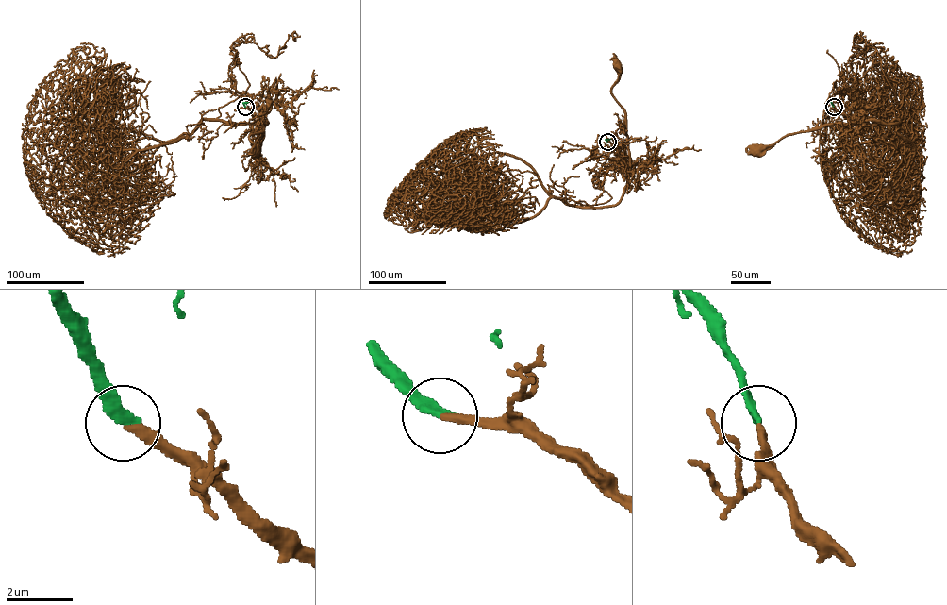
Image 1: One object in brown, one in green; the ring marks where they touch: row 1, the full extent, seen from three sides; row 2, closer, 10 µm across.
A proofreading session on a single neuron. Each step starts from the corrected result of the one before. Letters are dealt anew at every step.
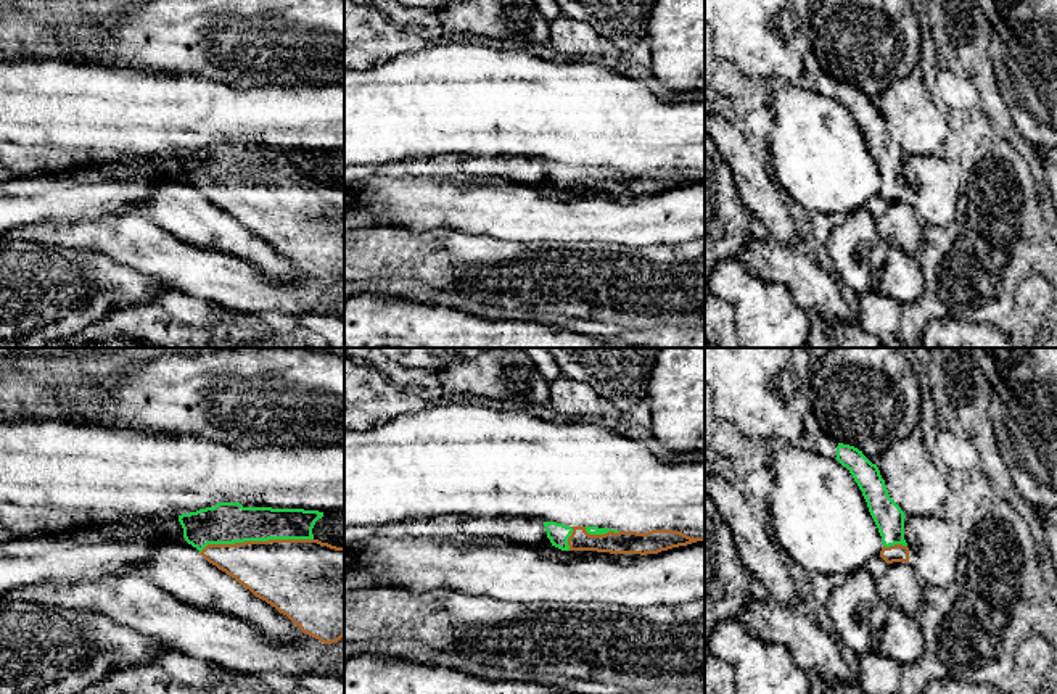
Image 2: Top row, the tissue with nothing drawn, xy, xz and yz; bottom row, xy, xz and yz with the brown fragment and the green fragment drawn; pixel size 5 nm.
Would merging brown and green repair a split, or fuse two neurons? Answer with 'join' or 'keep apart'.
join

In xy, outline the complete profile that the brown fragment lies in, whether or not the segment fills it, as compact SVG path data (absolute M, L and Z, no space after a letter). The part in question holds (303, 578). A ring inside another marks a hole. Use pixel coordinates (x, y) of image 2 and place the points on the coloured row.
M217 502L214 507L182 514L179 522L185 541L209 564L286 615L302 633L331 644L344 636L344 547L314 538L312 528L322 517L319 510Z

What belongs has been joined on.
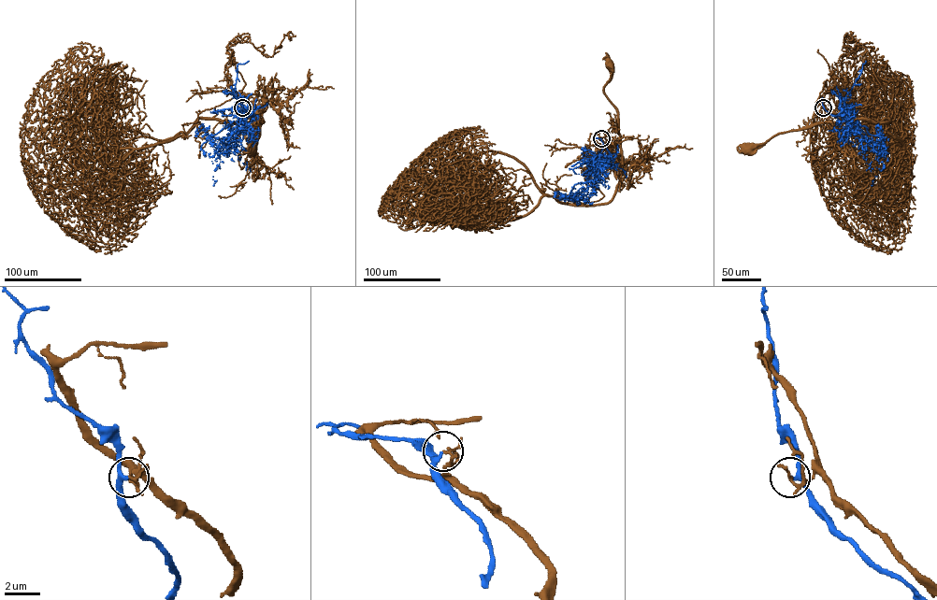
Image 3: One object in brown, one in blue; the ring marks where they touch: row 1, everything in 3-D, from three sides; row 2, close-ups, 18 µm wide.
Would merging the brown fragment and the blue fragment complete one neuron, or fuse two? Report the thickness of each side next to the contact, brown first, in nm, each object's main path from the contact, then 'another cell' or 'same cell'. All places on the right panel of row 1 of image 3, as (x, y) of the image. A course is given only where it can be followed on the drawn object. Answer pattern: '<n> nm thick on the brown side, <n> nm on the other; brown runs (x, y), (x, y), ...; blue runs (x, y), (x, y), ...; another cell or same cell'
90 nm thick on the brown side, 220 nm on the other; brown runs (823, 107), (840, 119), (854, 119), (779, 133), (761, 144), (747, 149); blue runs (823, 107), (840, 121), (847, 119), (851, 129), (865, 126), (885, 144), (883, 169), (871, 185); another cell

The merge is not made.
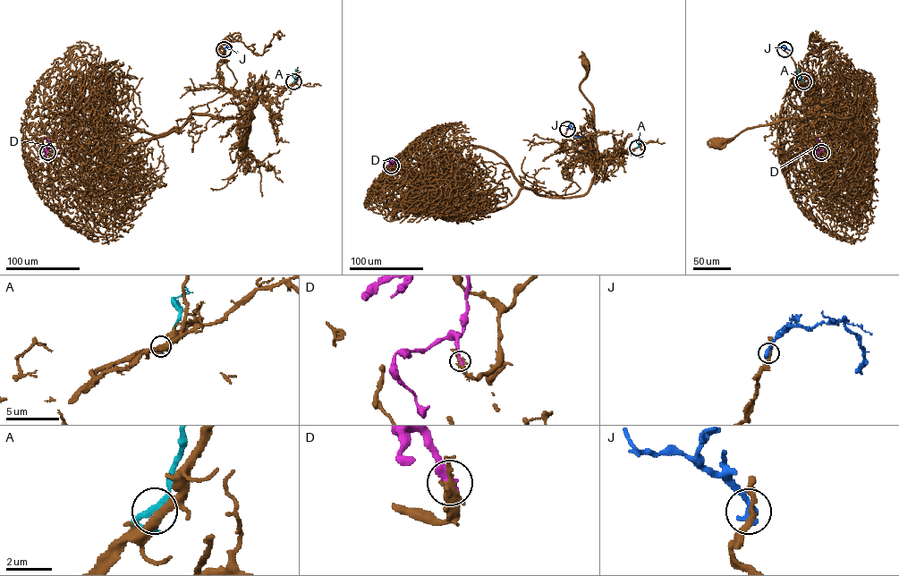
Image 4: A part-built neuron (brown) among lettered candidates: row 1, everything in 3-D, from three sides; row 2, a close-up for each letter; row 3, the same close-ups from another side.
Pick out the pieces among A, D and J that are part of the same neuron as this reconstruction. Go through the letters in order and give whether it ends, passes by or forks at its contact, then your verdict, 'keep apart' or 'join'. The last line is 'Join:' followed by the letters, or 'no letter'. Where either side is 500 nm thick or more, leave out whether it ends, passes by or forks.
A: it passes by; keep apart
D: it ends there; join
J: it ends there; keep apart
Join: D

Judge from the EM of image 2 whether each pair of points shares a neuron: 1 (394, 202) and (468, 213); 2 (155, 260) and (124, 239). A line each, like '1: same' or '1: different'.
1: same
2: same

